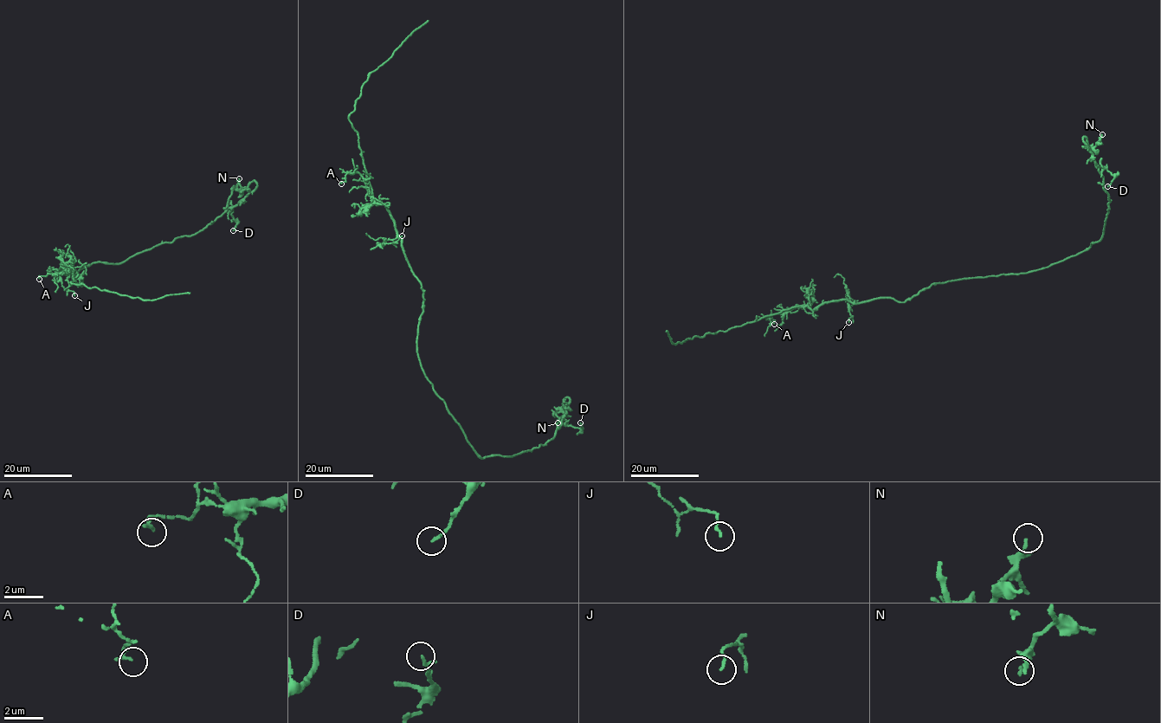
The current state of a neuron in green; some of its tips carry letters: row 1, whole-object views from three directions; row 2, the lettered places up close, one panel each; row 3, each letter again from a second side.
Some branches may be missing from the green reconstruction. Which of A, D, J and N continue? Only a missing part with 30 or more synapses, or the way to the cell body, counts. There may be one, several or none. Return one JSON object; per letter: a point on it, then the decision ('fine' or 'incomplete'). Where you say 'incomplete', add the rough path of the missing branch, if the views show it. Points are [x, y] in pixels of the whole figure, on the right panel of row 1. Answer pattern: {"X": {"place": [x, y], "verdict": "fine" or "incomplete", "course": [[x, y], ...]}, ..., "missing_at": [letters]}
{"A": {"place": [774, 324], "verdict": "fine"}, "D": {"place": [1107, 186], "verdict": "fine"}, "J": {"place": [848, 322], "verdict": "fine"}, "N": {"place": [1102, 134], "verdict": "fine"}, "missing_at": []}

